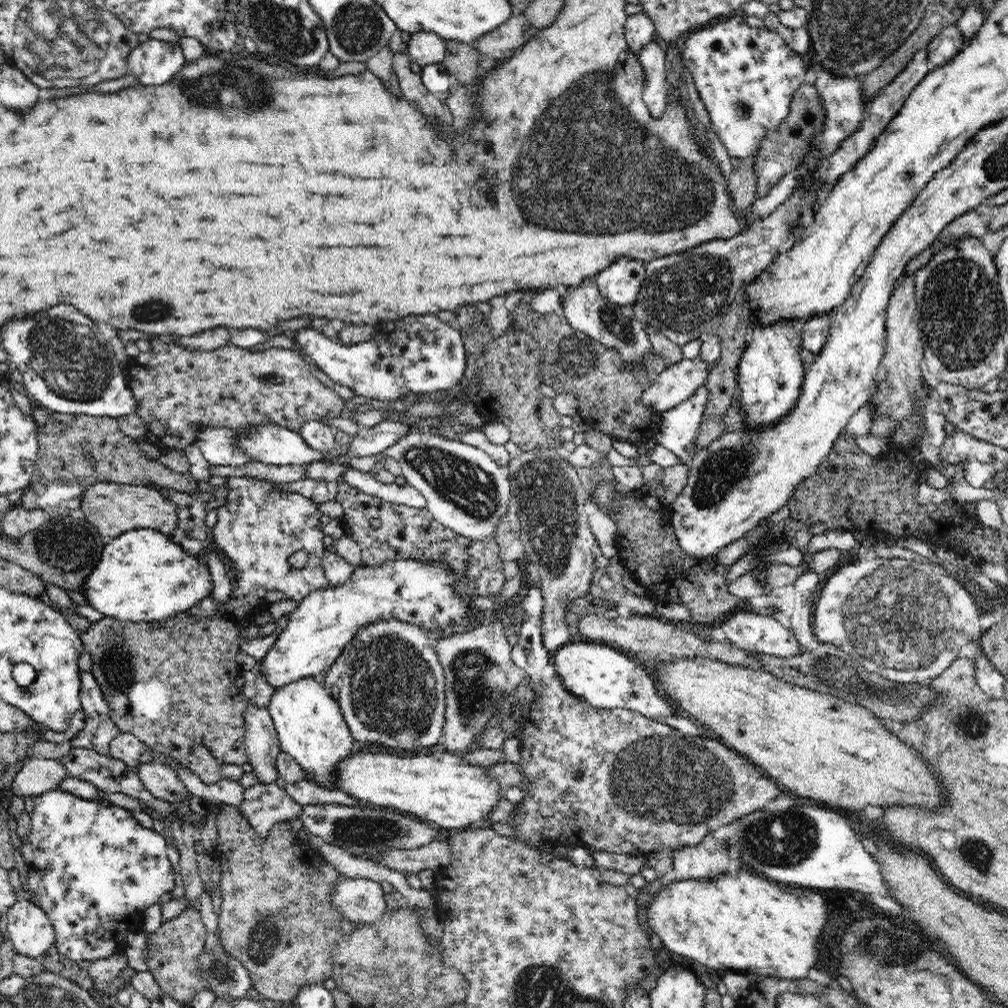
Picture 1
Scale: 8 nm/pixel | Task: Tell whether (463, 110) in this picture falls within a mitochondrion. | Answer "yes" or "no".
no

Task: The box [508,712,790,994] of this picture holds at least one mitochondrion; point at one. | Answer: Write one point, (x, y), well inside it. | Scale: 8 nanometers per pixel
(708, 777)

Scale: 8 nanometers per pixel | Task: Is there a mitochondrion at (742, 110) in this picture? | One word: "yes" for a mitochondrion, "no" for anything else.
yes

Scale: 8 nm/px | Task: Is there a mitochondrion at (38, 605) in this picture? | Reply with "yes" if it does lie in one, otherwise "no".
no

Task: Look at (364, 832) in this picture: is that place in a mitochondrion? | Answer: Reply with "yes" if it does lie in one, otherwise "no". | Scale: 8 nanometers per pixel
yes

